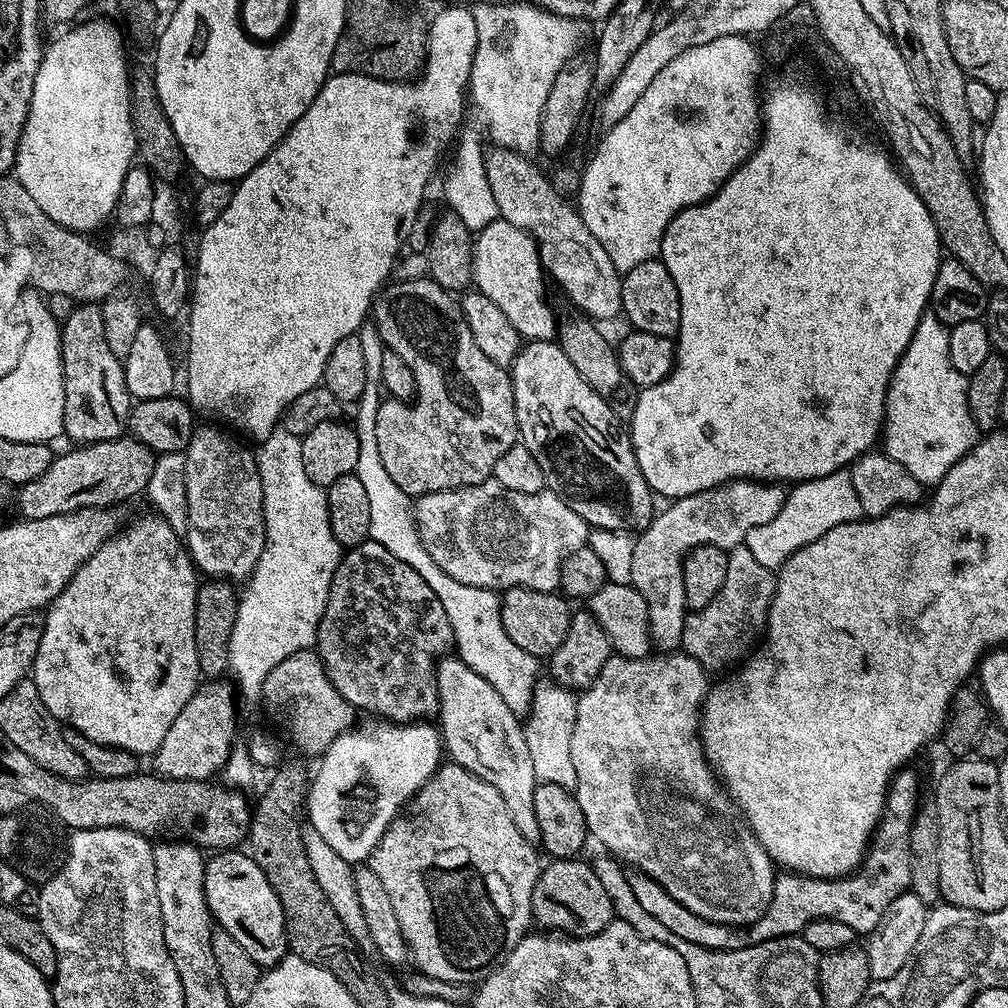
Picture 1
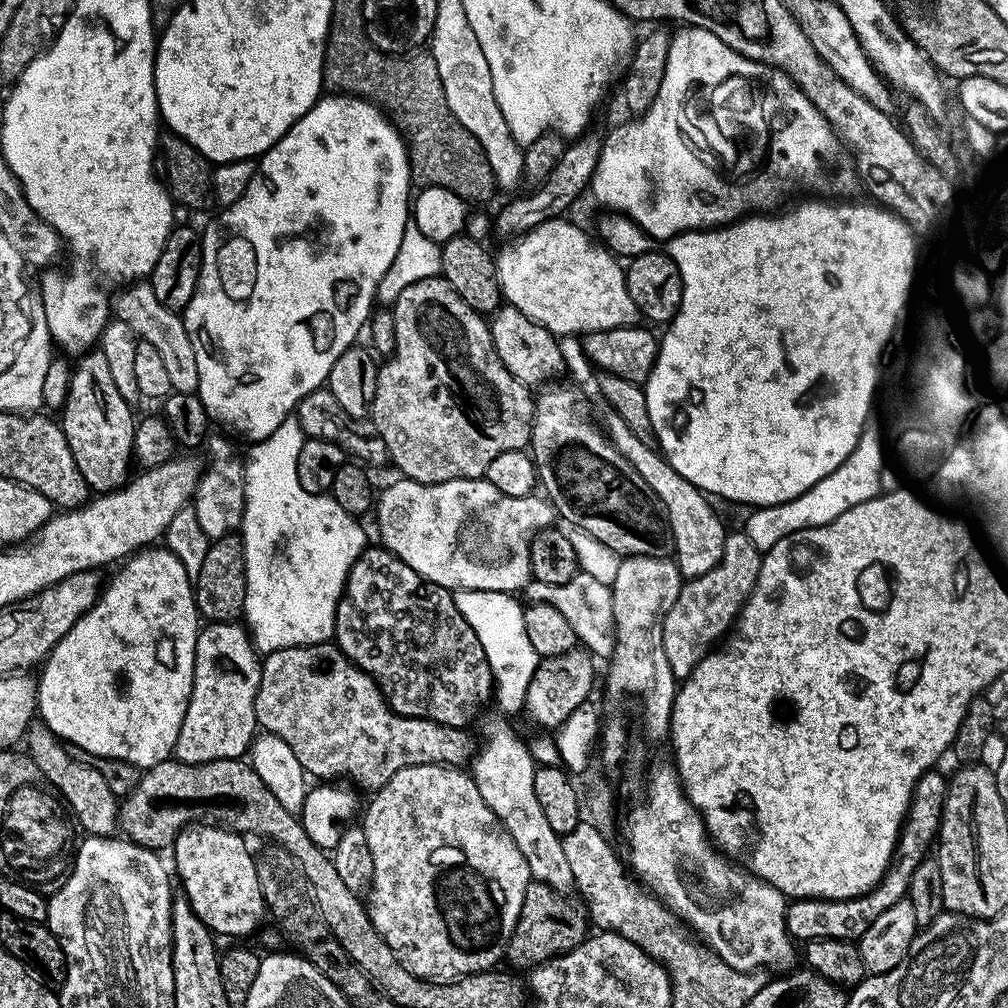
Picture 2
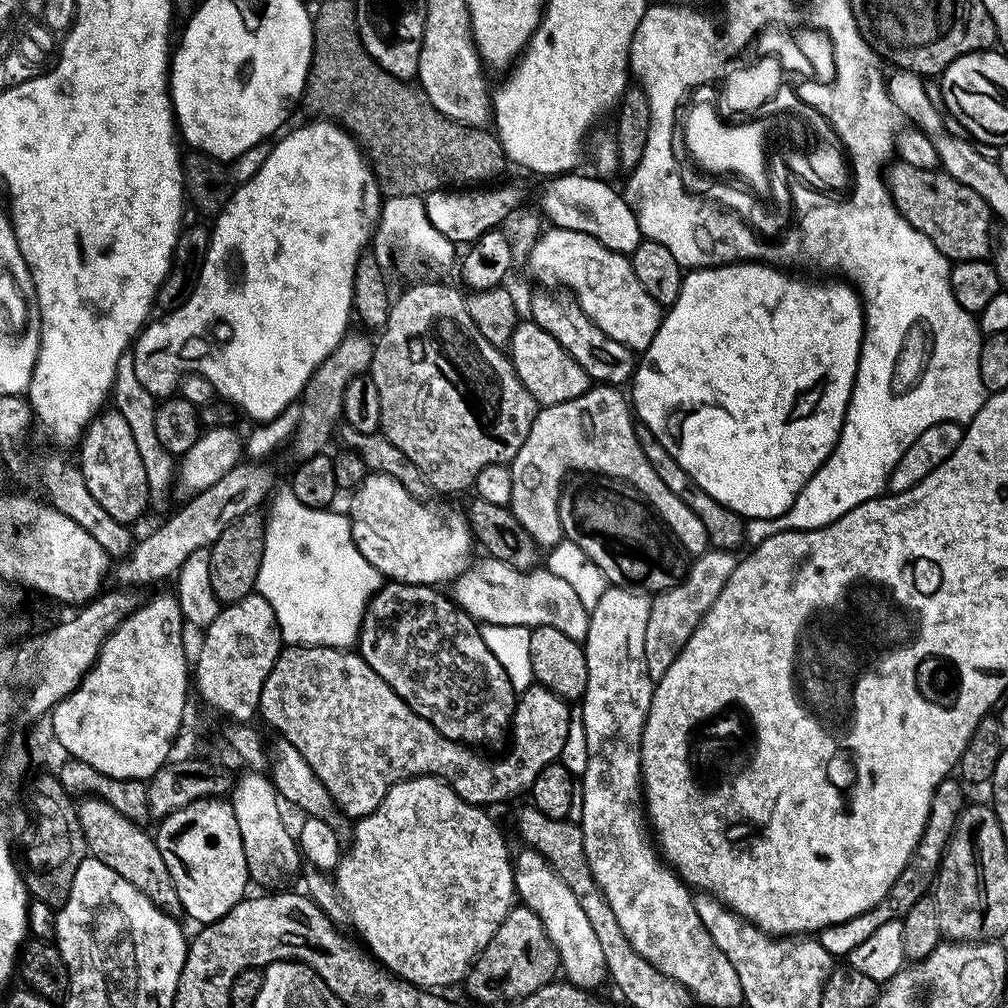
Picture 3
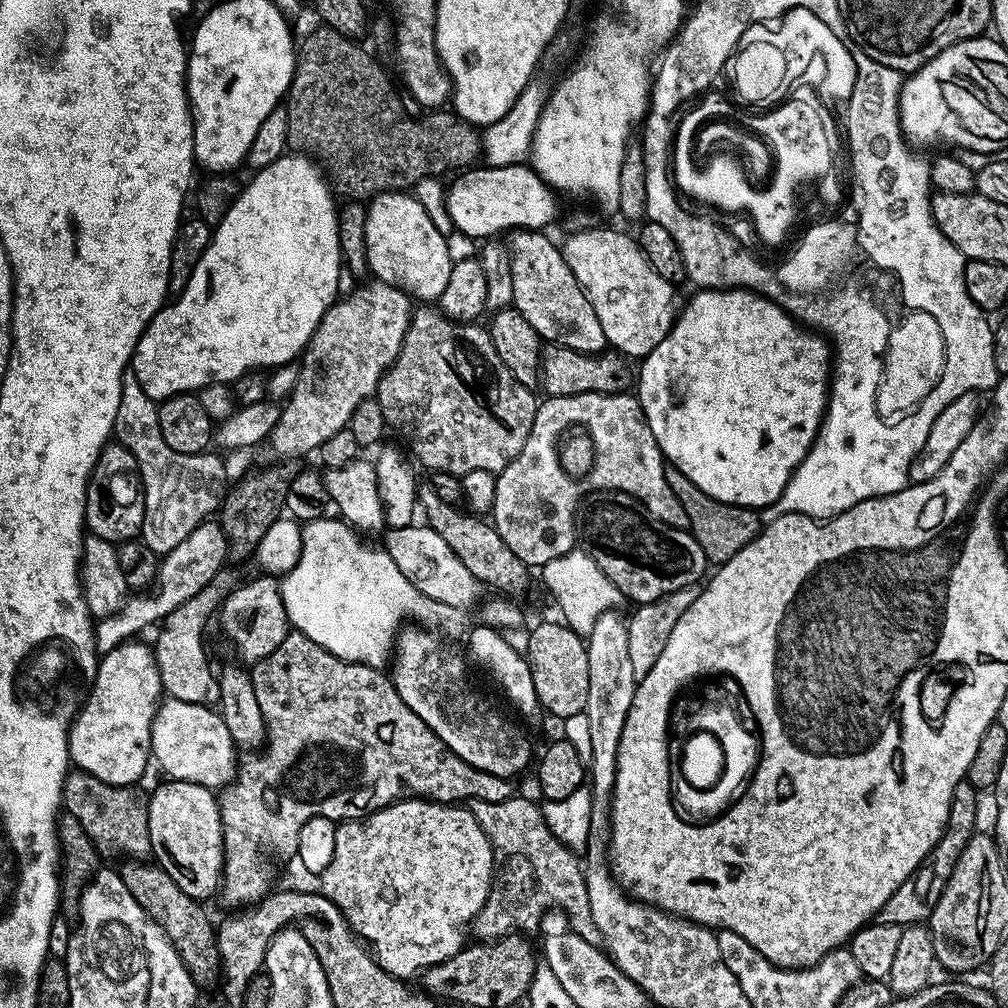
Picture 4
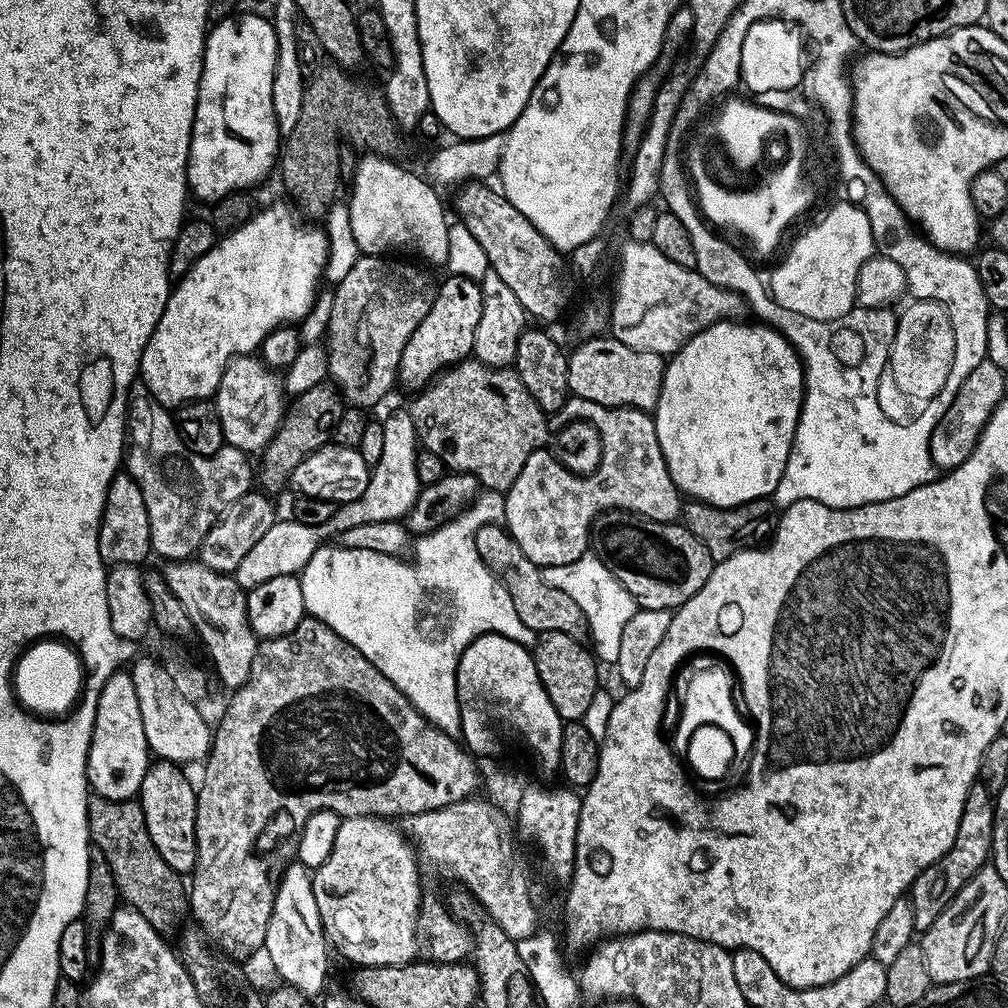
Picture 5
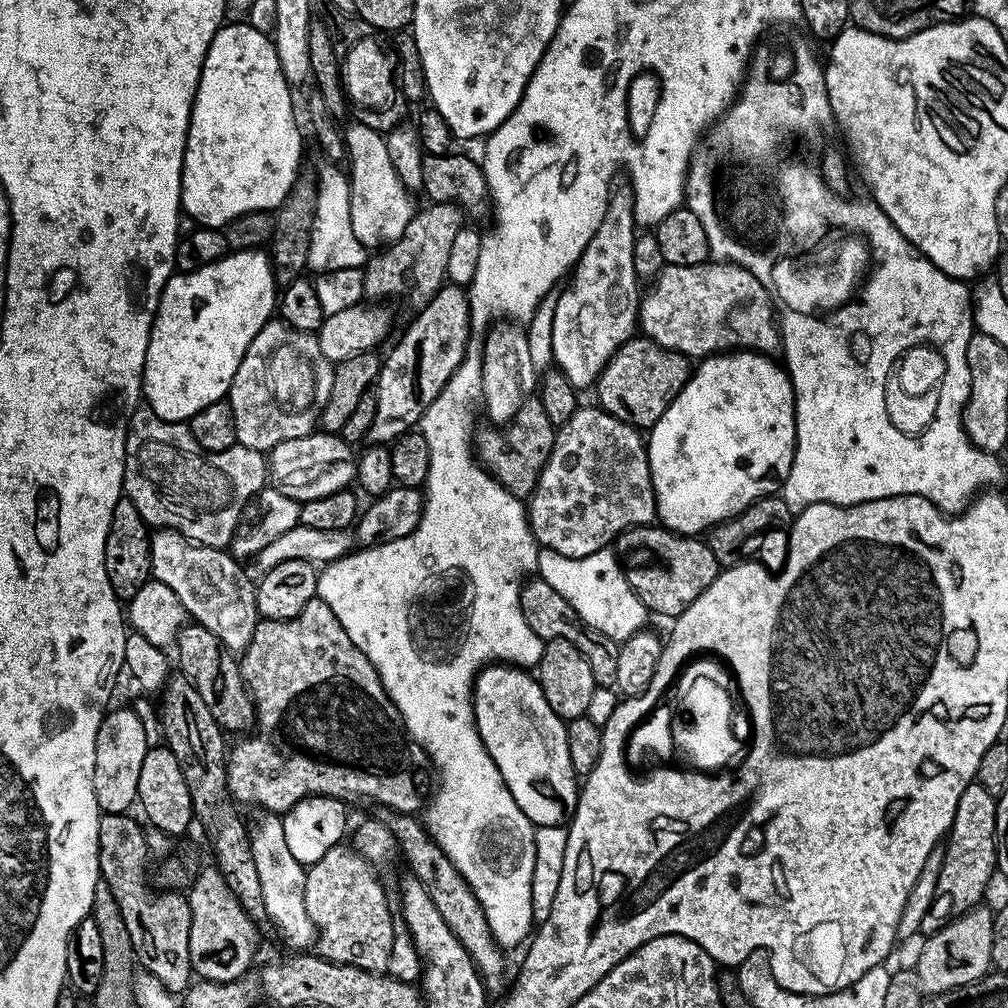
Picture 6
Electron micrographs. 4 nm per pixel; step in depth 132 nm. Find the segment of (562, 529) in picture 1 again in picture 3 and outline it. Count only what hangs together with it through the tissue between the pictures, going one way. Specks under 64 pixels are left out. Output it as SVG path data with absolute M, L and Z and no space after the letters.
M369 472L351 496L352 541L358 546L362 558L366 558L370 566L380 571L381 577L398 584L444 586L469 567L470 560L467 560L467 556L471 554L472 548L474 549L474 537L463 515L444 520L438 509L431 508L430 505L424 504L428 502L412 496L410 490L406 490L406 486L398 482L398 478L390 478L390 474L381 472Z

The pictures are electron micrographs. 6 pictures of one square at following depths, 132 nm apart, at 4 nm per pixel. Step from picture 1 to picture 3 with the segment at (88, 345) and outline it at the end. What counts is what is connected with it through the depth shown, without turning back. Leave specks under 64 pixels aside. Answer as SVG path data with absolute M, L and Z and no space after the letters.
M115 410L101 411L88 423L88 431L80 437L78 451L78 467L95 501L118 523L131 525L131 520L143 514L150 489L146 482L146 466L142 466L142 458L126 418L122 418L122 414Z

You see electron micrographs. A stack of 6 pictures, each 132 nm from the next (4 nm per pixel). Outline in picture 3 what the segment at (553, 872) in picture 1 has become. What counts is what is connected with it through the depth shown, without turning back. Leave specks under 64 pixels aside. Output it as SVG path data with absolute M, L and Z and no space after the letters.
M513 906L502 926L494 930L494 938L490 938L468 969L466 985L474 999L499 1005L505 1000L517 1000L526 994L534 994L534 990L557 979L559 972L560 955L554 942L550 942L546 926L542 926L538 914L523 906Z

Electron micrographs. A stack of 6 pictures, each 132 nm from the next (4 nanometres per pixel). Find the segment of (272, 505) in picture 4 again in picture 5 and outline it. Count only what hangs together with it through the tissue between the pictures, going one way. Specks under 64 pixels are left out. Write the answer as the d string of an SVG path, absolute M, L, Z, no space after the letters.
M325 382L306 390L287 405L284 420L278 426L274 438L265 446L258 464L258 484L265 493L273 494L292 479L292 472L314 450L318 450L332 439L332 428L346 407L339 391Z

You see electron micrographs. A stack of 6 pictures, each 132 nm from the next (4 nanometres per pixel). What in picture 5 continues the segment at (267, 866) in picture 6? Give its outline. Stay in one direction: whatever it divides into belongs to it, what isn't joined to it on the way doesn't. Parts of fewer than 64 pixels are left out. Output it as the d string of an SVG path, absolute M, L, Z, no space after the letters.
M299 862L289 863L278 877L276 897L263 951L268 952L277 974L284 979L281 981L287 987L303 992L308 998L316 995L319 997L325 991L323 988L324 979L328 976L330 945L318 914L318 902L314 902L312 872Z

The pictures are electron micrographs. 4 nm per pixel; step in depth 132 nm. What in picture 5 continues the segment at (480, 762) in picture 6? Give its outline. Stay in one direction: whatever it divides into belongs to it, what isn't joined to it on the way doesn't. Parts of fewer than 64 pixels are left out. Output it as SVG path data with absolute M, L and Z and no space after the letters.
M484 490L477 495L476 499L463 512L459 512L452 520L448 520L438 530L428 532L425 536L419 537L415 541L414 552L416 548L416 561L413 564L407 564L404 558L400 556L378 554L374 550L356 550L343 546L335 546L336 548L330 548L332 546L321 546L310 560L306 562L303 571L299 573L305 613L309 617L321 620L326 626L330 626L330 630L334 630L334 634L338 634L350 646L357 648L366 659L374 662L377 670L386 678L390 678L390 682L394 682L396 689L427 718L430 724L449 734L456 734L460 731L460 703L458 702L458 694L456 693L456 671L460 665L460 656L466 650L466 646L470 646L470 642L474 642L482 634L490 634L491 632L494 634L502 634L506 638L510 638L514 642L525 646L535 645L538 639L537 633L532 632L530 626L526 626L526 622L522 622L522 618L518 618L518 610L514 610L514 602L510 602L510 594L504 589L503 582L485 566L482 558L478 554L476 531L482 526L494 524L503 521L503 519L503 495L499 492Z

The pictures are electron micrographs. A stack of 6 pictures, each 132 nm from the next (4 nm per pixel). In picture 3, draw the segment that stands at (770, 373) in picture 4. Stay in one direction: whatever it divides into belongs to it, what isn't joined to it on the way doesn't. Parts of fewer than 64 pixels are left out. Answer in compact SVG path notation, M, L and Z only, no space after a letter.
M737 262L734 264L717 264L715 268L691 269L684 277L678 298L663 313L660 325L650 342L650 346L644 349L639 357L635 373L630 381L630 389L632 388L632 392L630 391L630 404L634 409L635 415L638 417L639 423L645 424L650 430L654 430L654 438L658 438L658 442L662 442L662 446L666 446L666 450L670 450L670 454L676 457L678 466L682 466L682 470L686 470L686 474L690 474L690 478L694 478L694 482L698 482L698 486L702 486L702 490L706 490L706 494L710 494L710 498L718 498L718 502L722 502L730 510L734 510L739 516L745 517L748 520L769 520L775 516L780 516L786 510L790 510L790 506L794 502L794 498L798 498L802 486L806 486L806 482L810 482L812 475L822 467L828 455L834 450L844 425L844 419L846 418L846 410L848 409L850 394L854 386L854 378L858 370L858 358L860 357L860 347L864 337L864 306L862 297L851 283L819 284L816 280L803 280L800 276L791 276L790 273L783 272L780 268L771 268L770 265L764 263Z

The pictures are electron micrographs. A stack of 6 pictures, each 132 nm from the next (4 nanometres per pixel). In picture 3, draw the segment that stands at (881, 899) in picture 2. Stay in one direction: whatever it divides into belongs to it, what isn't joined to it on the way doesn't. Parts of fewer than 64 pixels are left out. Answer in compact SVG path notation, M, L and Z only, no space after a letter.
M956 778L938 782L938 790L934 790L934 798L930 798L930 814L926 818L922 838L914 846L902 874L898 874L894 886L890 886L890 890L886 894L886 898L882 898L882 902L870 906L870 910L866 910L846 922L838 922L820 929L819 942L833 958L847 958L850 950L854 950L854 946L859 946L865 938L870 938L870 934L874 934L874 930L878 930L878 926L886 926L886 922L900 920L906 914L906 910L910 910L910 906L914 906L914 902L922 899L933 887L936 875L940 873L940 863L944 852L954 834L954 826L958 822L961 810L966 807L963 787L965 788L965 785Z

